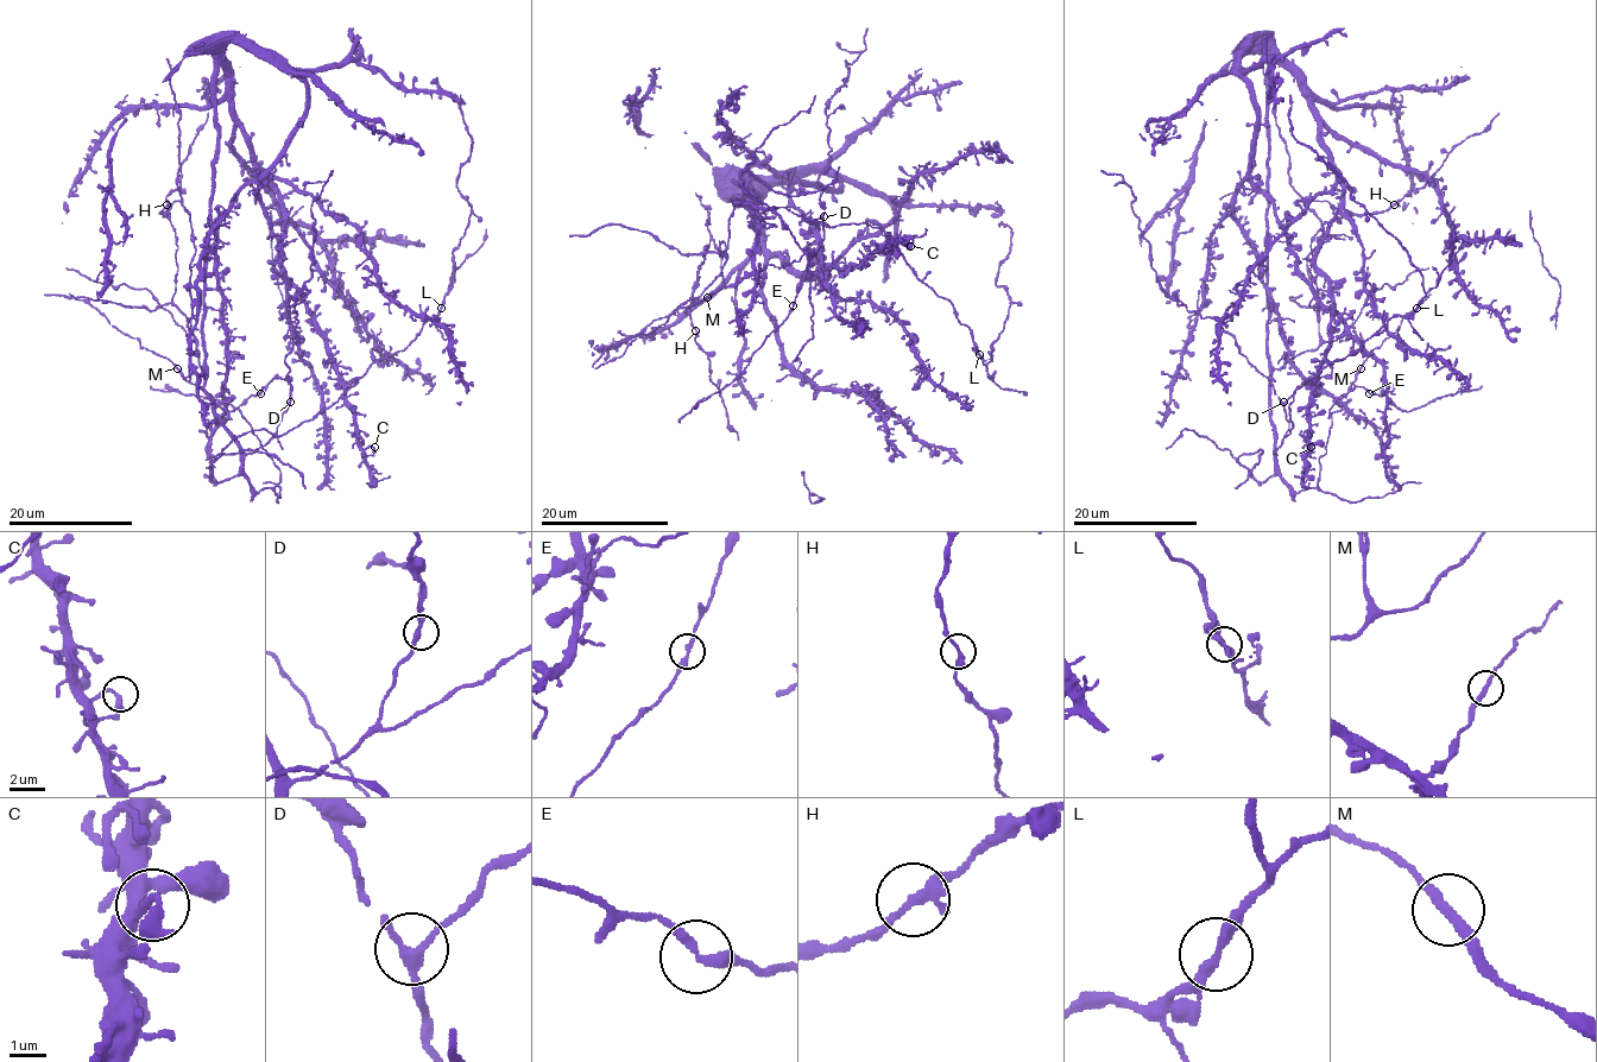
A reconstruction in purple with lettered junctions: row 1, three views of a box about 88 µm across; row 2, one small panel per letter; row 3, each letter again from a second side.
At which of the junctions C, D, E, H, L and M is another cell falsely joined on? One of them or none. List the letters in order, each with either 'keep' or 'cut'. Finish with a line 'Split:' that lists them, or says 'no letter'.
C: keep
D: keep
E: keep
H: keep
L: keep
M: keep
Split: no letter

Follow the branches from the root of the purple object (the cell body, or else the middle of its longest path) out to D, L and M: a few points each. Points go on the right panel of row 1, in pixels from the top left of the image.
D: (1270, 412), (1274, 453), (1289, 427), (1283, 402)
L: (1270, 412), (1274, 453), (1293, 429), (1293, 393), (1330, 364), (1356, 353), (1390, 318), (1407, 317), (1416, 308)
M: (1270, 412), (1268, 351), (1270, 308), (1276, 315), (1288, 360), (1329, 394), (1342, 397), (1361, 368)

